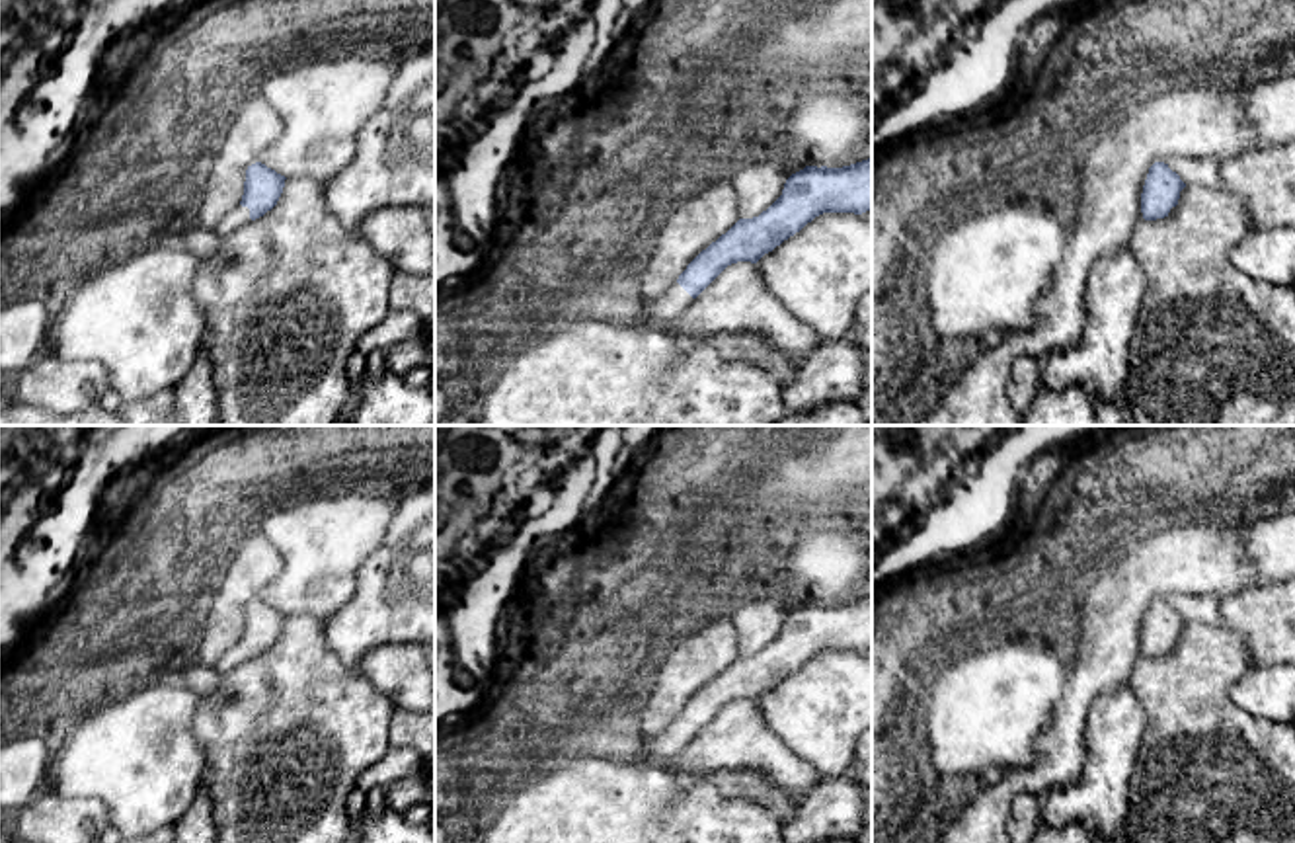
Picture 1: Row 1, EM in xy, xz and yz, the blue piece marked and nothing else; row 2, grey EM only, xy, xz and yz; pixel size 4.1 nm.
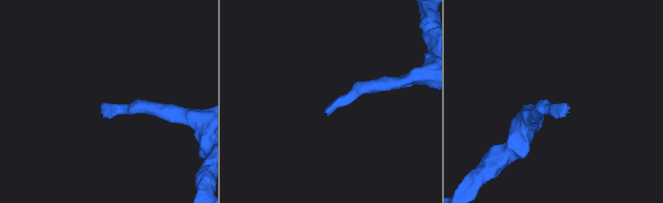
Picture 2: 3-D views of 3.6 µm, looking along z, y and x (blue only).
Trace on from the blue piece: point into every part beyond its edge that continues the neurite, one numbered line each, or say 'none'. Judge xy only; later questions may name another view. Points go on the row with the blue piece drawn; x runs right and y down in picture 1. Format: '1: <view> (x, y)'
1: xy (240, 215)

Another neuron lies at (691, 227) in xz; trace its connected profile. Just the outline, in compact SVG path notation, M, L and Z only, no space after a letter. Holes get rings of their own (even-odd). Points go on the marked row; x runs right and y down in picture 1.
M720 180L671 211L642 271L642 297L659 299L687 265L739 221L729 180Z

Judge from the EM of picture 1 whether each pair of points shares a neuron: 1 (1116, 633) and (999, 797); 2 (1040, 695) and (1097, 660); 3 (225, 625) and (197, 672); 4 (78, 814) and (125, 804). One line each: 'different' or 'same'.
1: same
2: different
3: different
4: different

